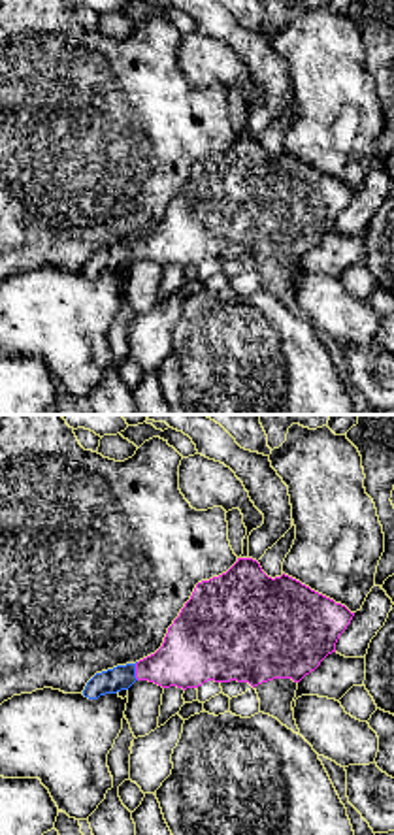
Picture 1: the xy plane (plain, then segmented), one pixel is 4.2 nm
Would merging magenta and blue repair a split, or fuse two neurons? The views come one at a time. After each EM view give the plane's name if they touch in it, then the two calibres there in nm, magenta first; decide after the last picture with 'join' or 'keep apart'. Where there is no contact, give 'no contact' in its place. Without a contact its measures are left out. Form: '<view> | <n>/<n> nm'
xy | 260/110 nm

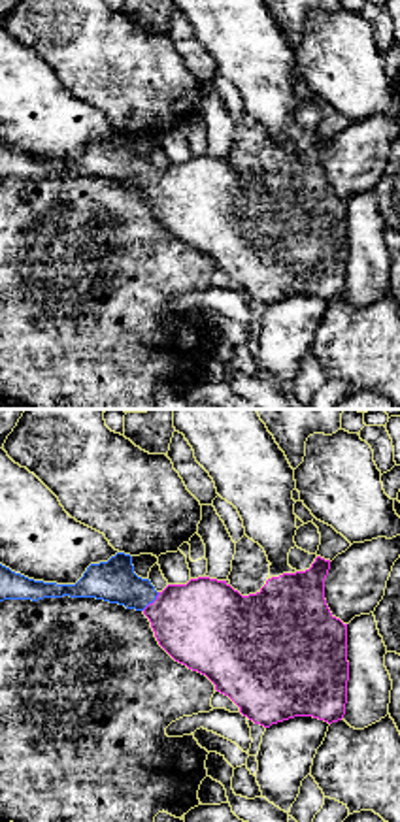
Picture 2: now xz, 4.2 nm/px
xz | 380/180 nm

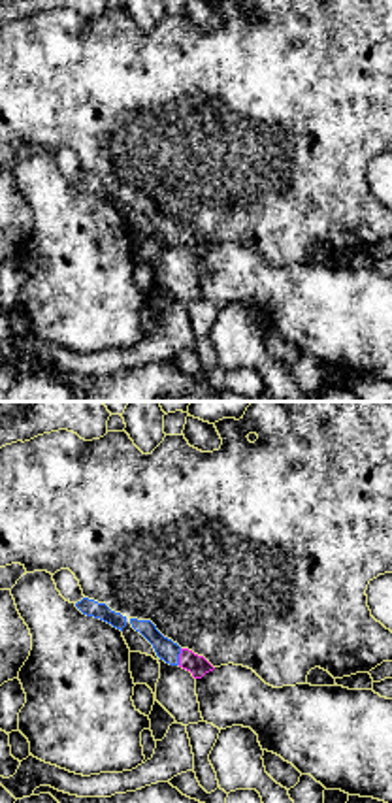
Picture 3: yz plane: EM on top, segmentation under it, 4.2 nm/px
yz | 90/90 nm

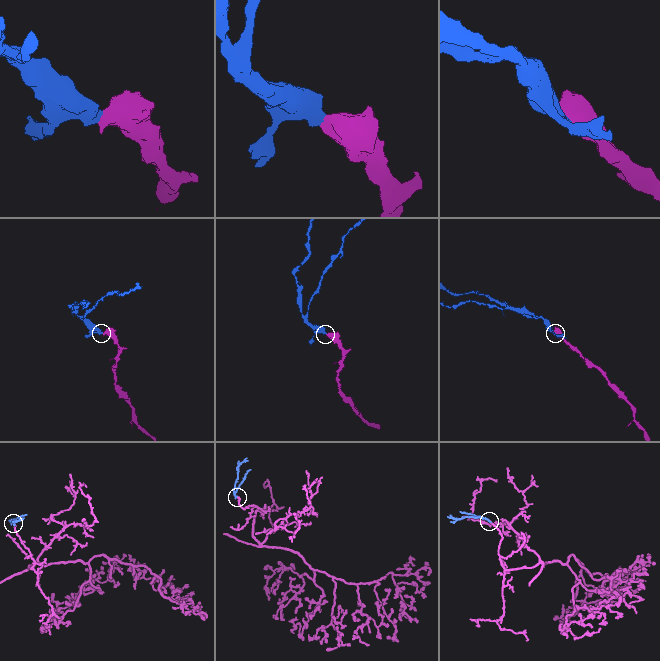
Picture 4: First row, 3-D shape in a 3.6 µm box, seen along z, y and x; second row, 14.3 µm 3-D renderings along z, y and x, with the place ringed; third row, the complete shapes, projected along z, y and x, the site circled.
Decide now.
join

